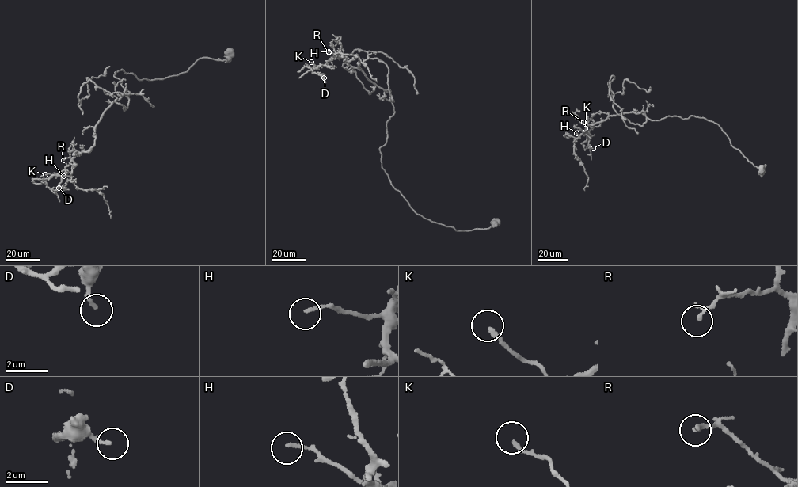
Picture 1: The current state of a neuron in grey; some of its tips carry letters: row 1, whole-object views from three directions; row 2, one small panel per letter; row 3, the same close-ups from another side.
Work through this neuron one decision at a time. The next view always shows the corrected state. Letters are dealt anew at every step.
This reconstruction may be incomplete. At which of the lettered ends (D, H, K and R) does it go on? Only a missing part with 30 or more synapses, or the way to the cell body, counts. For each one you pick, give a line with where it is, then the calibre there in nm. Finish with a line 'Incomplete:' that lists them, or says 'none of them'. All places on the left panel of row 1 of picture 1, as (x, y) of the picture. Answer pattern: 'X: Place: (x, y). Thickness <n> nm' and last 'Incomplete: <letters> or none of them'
Incomplete: none of them

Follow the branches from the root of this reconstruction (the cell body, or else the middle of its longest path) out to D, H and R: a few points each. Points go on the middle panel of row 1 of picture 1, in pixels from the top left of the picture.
D: (495, 221), (457, 230), (417, 214), (381, 167), (389, 93), (356, 55), (311, 70), (324, 77)
H: (495, 221), (457, 230), (417, 214), (381, 167), (389, 93), (359, 68), (358, 55), (328, 51)
R: (495, 221), (457, 230), (417, 214), (381, 167), (389, 93), (359, 68), (358, 55), (328, 52)

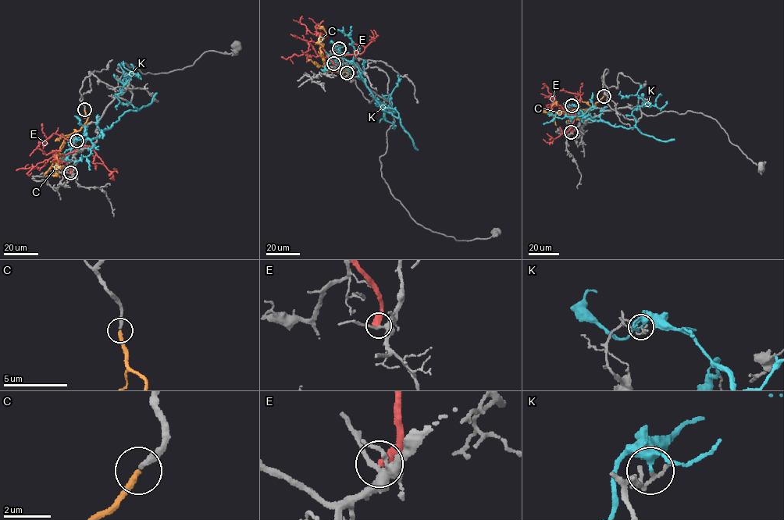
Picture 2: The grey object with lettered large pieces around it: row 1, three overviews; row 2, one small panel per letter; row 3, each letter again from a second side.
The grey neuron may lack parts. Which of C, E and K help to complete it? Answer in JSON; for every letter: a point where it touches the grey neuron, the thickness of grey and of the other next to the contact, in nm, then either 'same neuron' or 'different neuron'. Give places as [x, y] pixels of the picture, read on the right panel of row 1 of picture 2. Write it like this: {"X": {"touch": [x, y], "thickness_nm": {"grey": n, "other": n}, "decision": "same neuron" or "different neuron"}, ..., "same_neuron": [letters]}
{"C": {"touch": [604, 96], "thickness_nm": {"grey": 240, "other": 280}, "decision": "same neuron"}, "E": {"touch": [571, 132], "thickness_nm": {"grey": 260, "other": 480}, "decision": "different neuron"}, "K": {"touch": [571, 105], "thickness_nm": {"grey": 160, "other": 240}, "decision": "different neuron"}, "same_neuron": ["C"]}

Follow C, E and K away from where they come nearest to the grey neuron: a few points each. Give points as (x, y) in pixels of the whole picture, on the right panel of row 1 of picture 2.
C: (604, 96), (591, 108), (575, 109), (568, 114), (561, 112), (553, 115), (552, 106), (555, 103), (557, 105)
E: (571, 132), (571, 114), (576, 114), (566, 133), (549, 143), (543, 139)
K: (571, 106), (589, 119), (636, 127), (640, 133), (632, 112), (645, 101), (637, 95), (621, 96), (620, 90)

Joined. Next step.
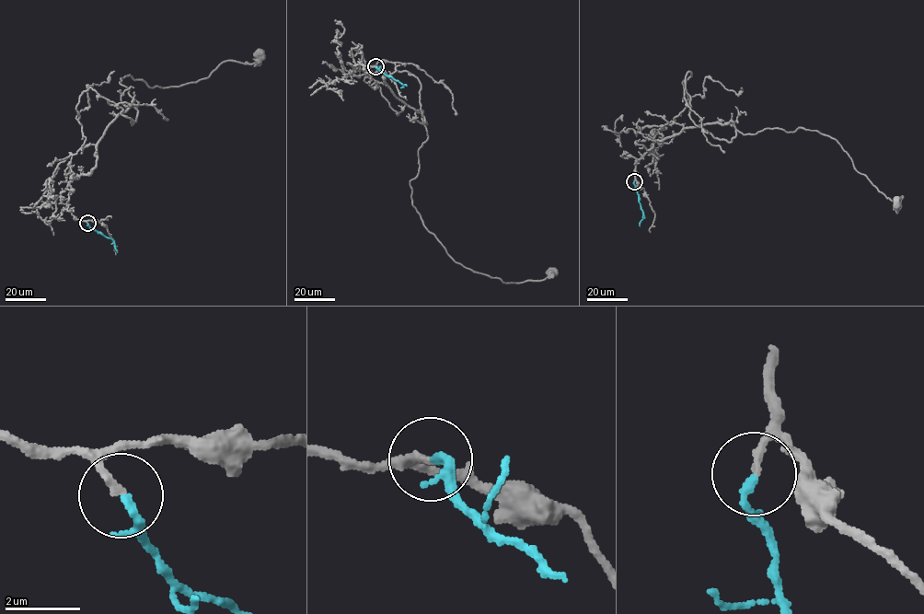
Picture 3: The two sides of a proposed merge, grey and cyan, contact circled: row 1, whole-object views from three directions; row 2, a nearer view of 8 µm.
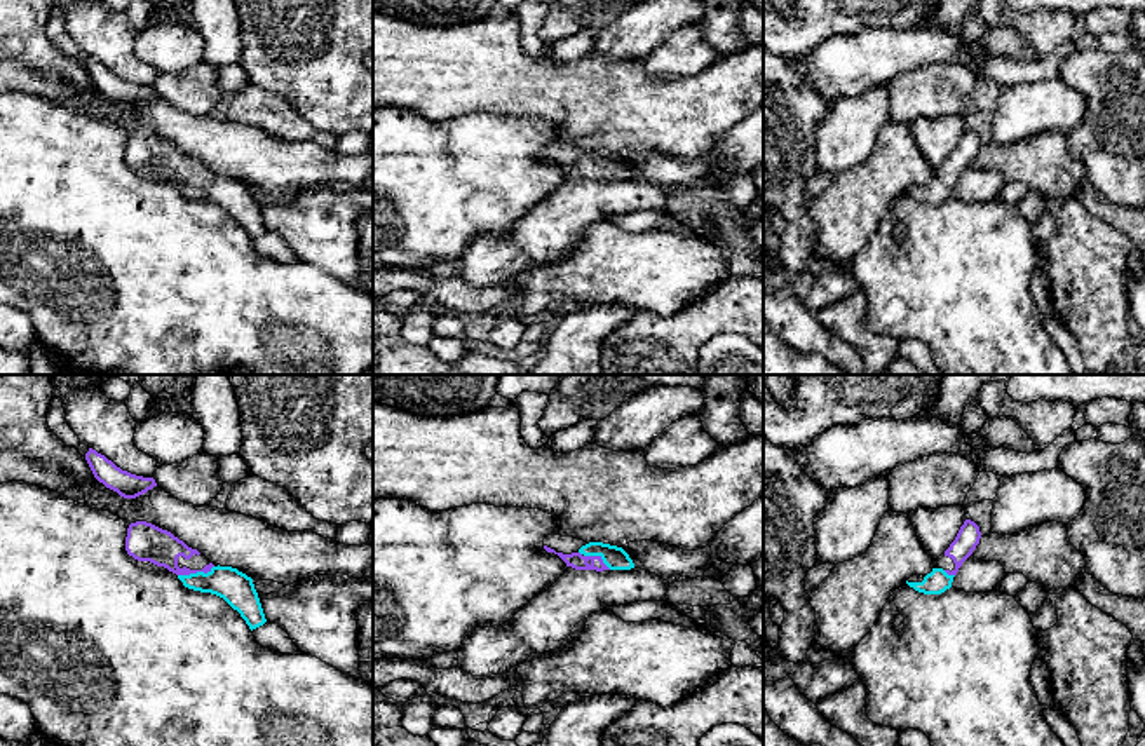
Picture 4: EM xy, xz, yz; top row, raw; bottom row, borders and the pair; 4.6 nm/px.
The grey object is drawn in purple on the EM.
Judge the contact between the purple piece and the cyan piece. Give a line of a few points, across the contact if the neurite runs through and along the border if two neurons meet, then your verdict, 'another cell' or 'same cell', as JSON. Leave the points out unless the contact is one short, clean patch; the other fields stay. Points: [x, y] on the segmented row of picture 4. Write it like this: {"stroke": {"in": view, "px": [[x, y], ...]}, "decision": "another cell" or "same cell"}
{"stroke": {"in": "xy", "px": [[150, 542], [180, 572], [196, 572], [236, 588]]}, "decision": "same cell"}

